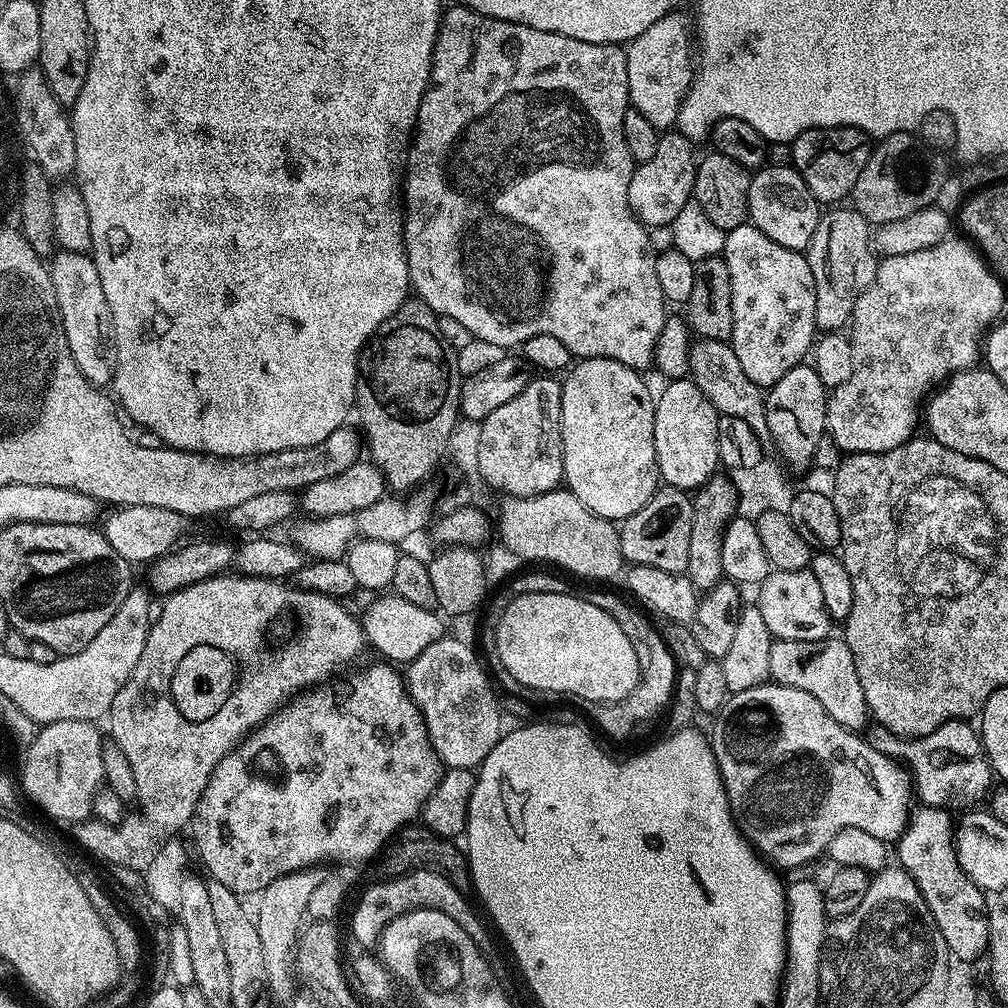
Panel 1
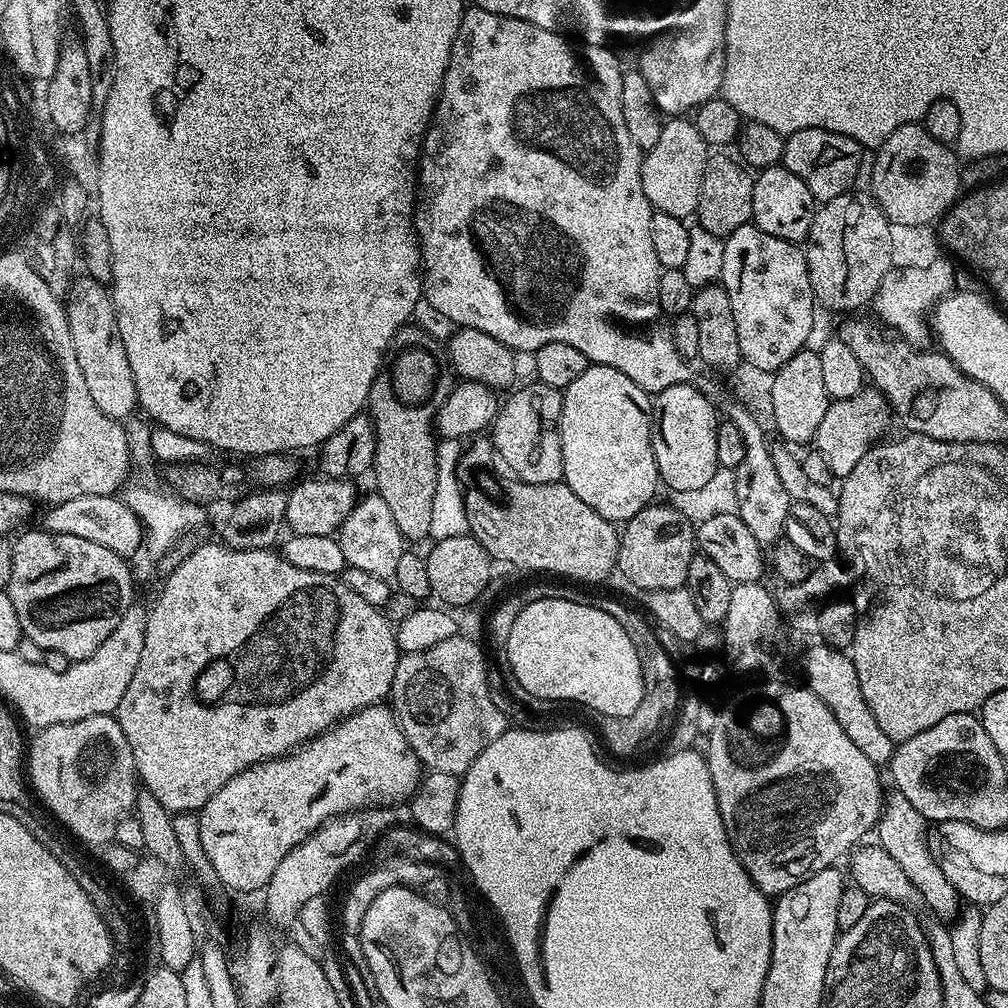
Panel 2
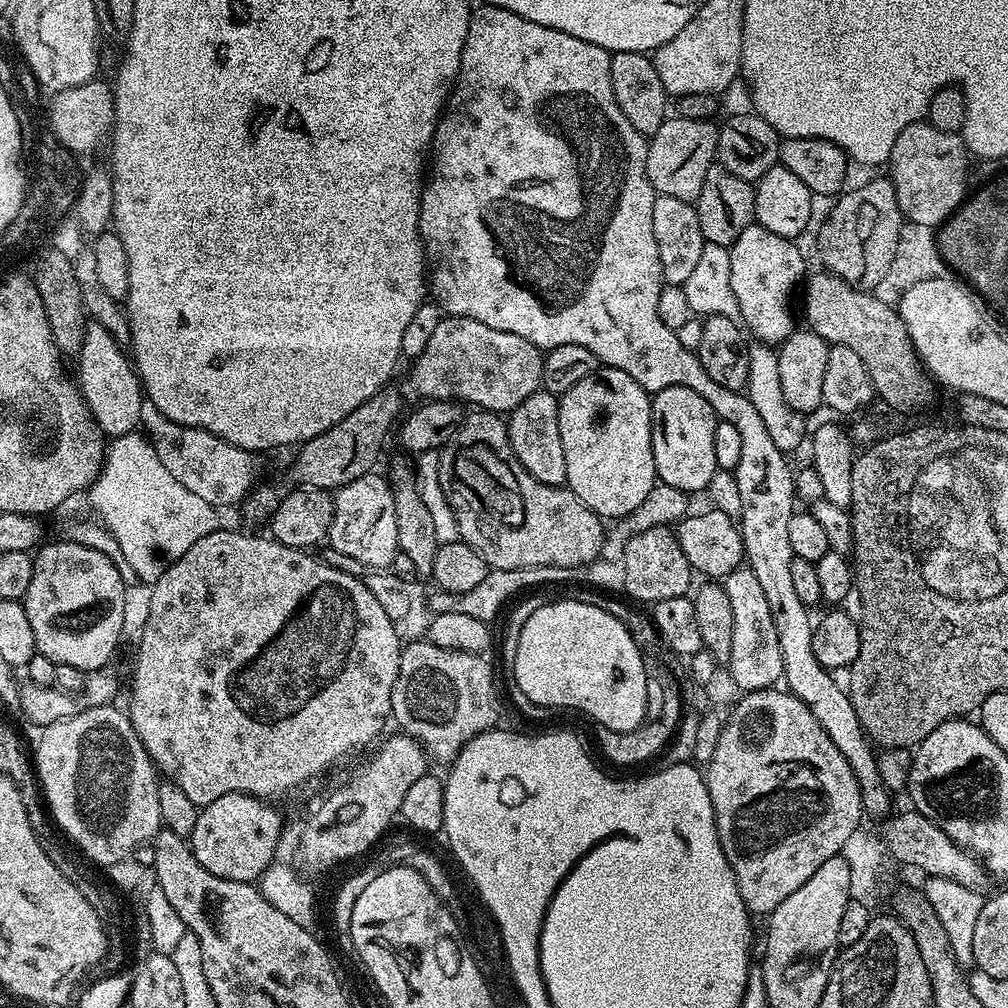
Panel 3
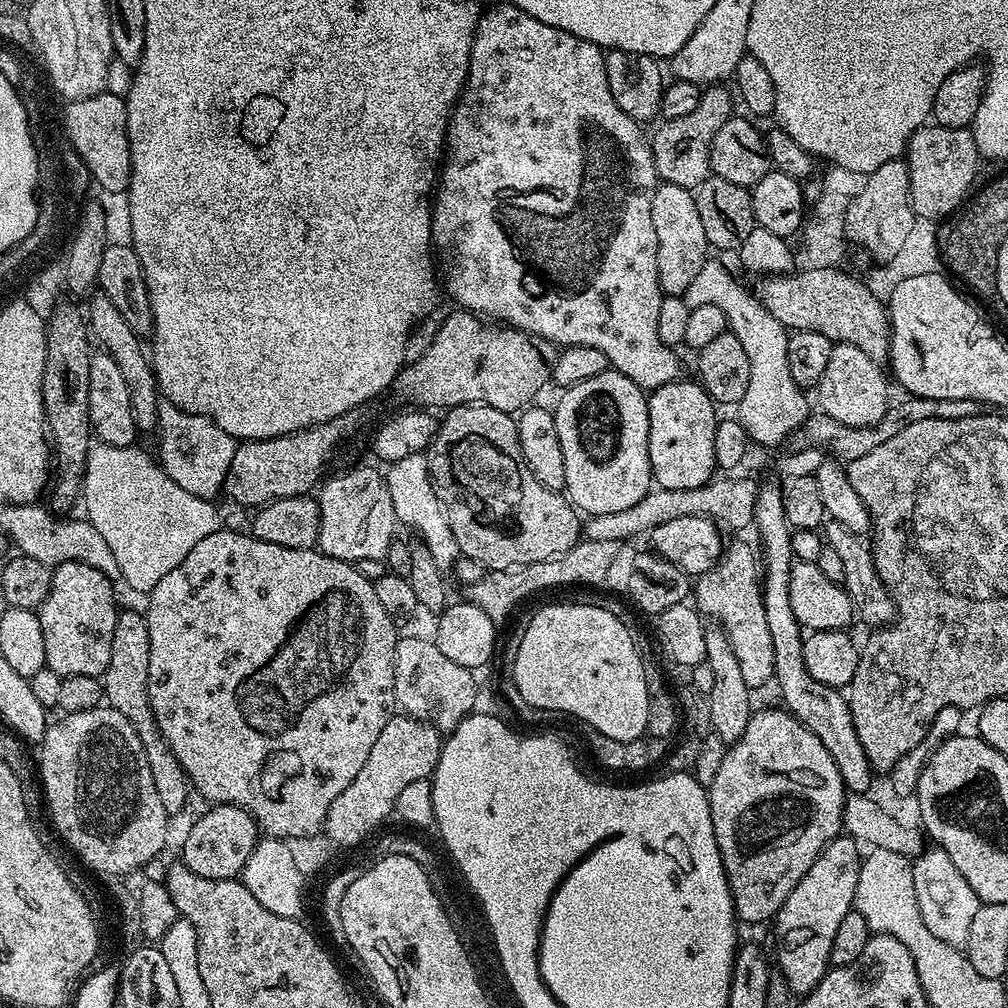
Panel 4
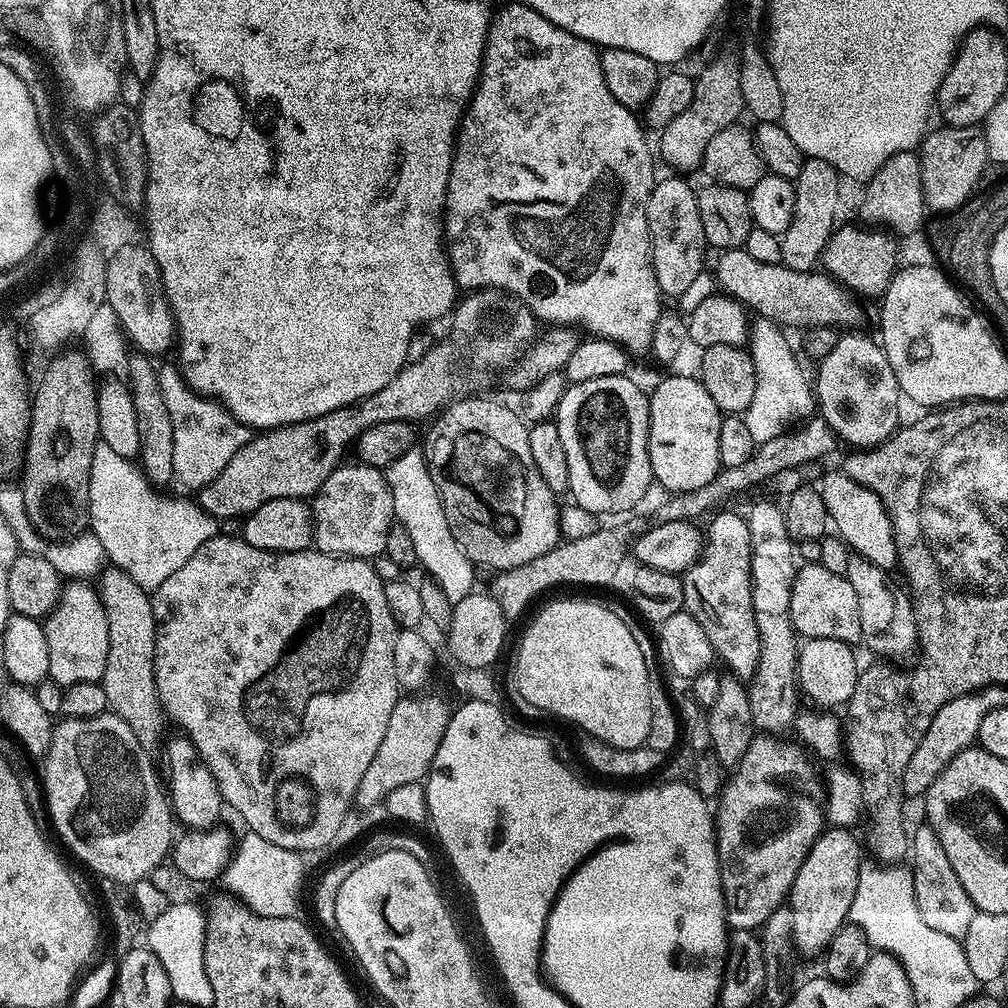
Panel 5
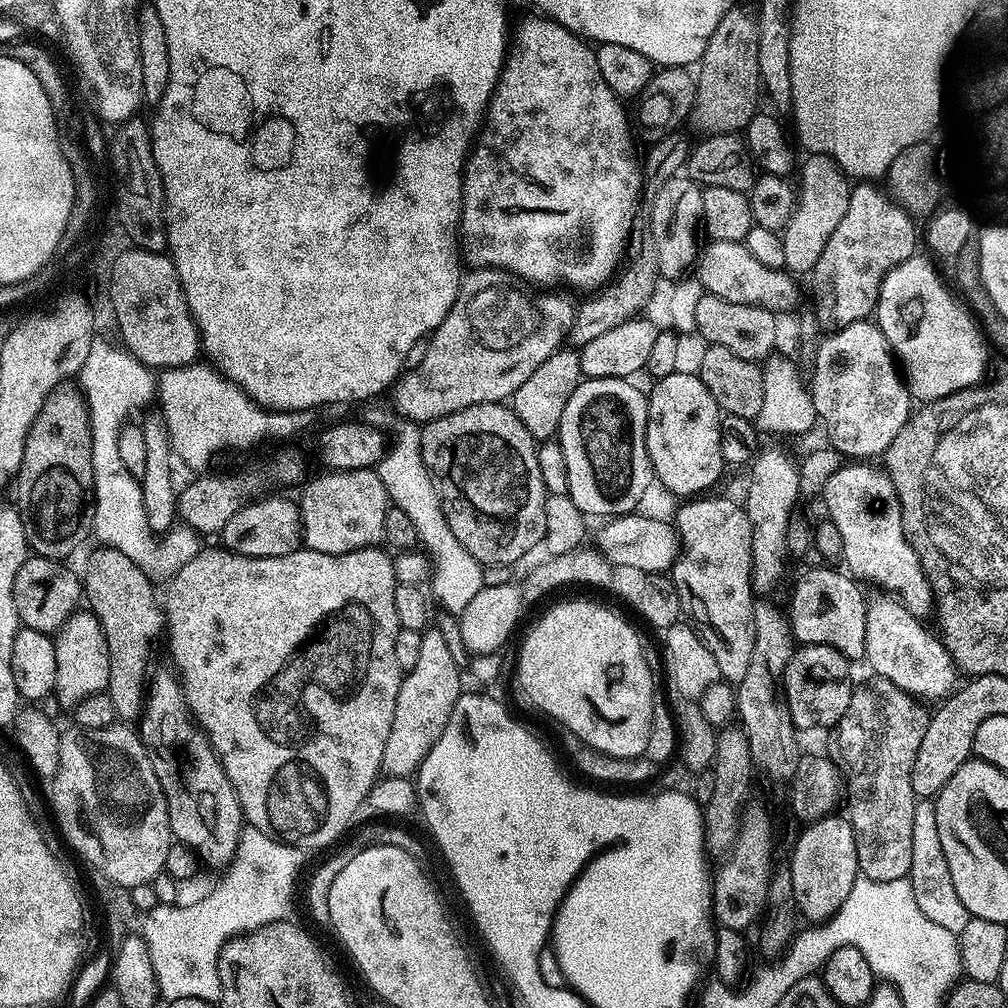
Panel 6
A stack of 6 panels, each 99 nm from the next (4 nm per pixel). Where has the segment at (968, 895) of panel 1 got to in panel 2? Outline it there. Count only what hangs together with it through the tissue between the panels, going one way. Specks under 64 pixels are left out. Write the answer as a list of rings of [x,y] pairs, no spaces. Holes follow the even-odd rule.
[[[892,790],[885,795],[884,809],[880,812],[880,822],[874,829],[874,836],[880,839],[877,840],[879,847],[884,848],[886,854],[890,854],[890,858],[894,858],[898,866],[902,866],[902,870],[906,870],[906,878],[910,878],[910,882],[918,886],[927,911],[932,911],[929,913],[937,920],[952,922],[961,911],[962,899],[954,886],[947,881],[933,849],[931,852],[927,842],[924,841],[928,828],[929,821],[925,820],[922,814],[918,814],[914,806],[910,806],[910,798],[906,798],[906,794]]]

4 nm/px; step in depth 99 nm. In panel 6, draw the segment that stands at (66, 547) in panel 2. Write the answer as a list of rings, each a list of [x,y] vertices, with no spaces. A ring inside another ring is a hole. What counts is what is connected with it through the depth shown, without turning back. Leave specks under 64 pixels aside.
[[[90,610],[79,611],[75,616],[67,621],[60,628],[59,632],[55,633],[54,643],[54,658],[56,659],[56,696],[61,706],[79,706],[91,696],[105,691],[108,687],[108,679],[110,678],[110,654],[106,650],[106,634],[102,634],[102,626],[98,622],[98,618]]]

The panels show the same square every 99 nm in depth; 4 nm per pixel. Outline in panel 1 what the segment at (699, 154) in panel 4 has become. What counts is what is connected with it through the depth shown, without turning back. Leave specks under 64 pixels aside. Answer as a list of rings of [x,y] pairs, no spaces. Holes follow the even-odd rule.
[[[668,130],[663,133],[658,142],[658,150],[654,150],[654,158],[641,160],[637,163],[634,174],[630,178],[630,206],[641,224],[648,228],[667,224],[671,226],[674,218],[682,214],[684,207],[693,199],[696,191],[696,165],[698,152],[695,152],[693,141],[683,136],[678,130]]]

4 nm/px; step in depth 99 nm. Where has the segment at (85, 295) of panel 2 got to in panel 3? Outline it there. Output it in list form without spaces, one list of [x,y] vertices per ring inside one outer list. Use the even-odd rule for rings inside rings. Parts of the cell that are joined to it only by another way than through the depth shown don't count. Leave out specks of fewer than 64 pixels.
[[[92,322],[85,327],[84,341],[78,353],[79,360],[78,387],[100,431],[108,438],[137,431],[141,427],[139,415],[146,397],[140,377],[130,363],[125,349],[110,334],[110,330],[106,330],[106,326]]]

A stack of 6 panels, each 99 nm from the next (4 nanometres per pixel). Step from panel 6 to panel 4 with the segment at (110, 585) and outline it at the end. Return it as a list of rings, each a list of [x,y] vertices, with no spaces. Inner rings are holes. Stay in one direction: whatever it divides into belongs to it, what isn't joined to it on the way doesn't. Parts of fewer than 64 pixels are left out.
[[[121,611],[117,615],[114,626],[114,642],[110,642],[110,662],[102,677],[104,700],[107,707],[122,714],[122,718],[126,718],[130,726],[134,726],[134,734],[138,734],[138,742],[142,742],[146,750],[146,759],[150,764],[150,773],[153,775],[159,799],[165,806],[169,817],[176,818],[176,815],[188,804],[190,781],[170,750],[166,738],[158,730],[158,722],[154,718],[148,697],[149,674],[150,634],[147,619],[141,613],[139,616],[136,612]]]

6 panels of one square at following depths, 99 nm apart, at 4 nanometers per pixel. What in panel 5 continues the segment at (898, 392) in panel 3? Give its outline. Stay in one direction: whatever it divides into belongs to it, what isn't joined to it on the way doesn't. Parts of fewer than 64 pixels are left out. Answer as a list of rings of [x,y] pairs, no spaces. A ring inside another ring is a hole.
[[[729,248],[721,251],[717,256],[720,257],[716,260],[714,280],[718,285],[719,291],[723,295],[731,296],[732,299],[743,304],[749,313],[771,320],[777,326],[783,326],[785,329],[824,330],[829,326],[840,326],[836,324],[852,324],[860,316],[859,306],[840,289],[843,287],[837,281],[823,271],[799,272],[798,270],[788,269],[782,263],[758,262],[758,258],[754,258],[750,253],[744,251],[743,248]]]

